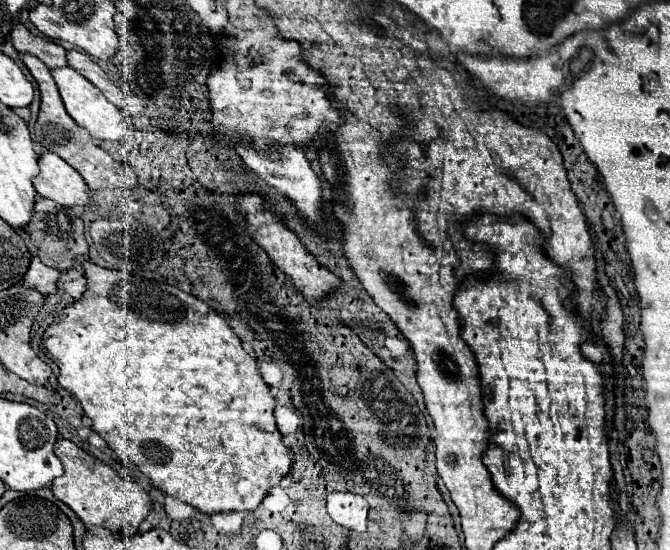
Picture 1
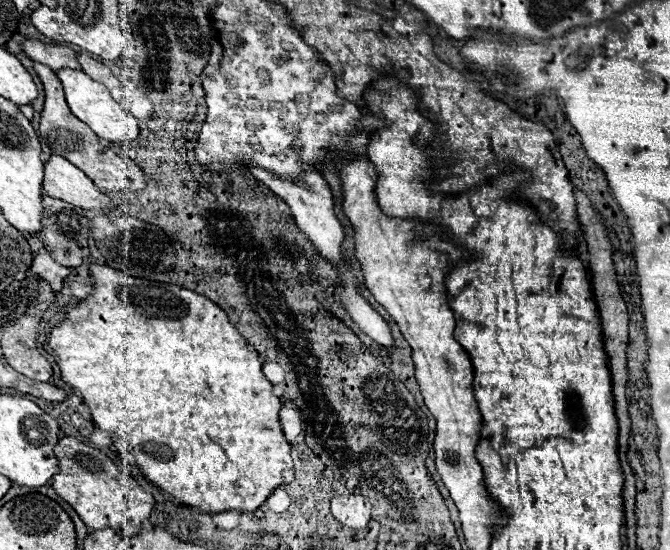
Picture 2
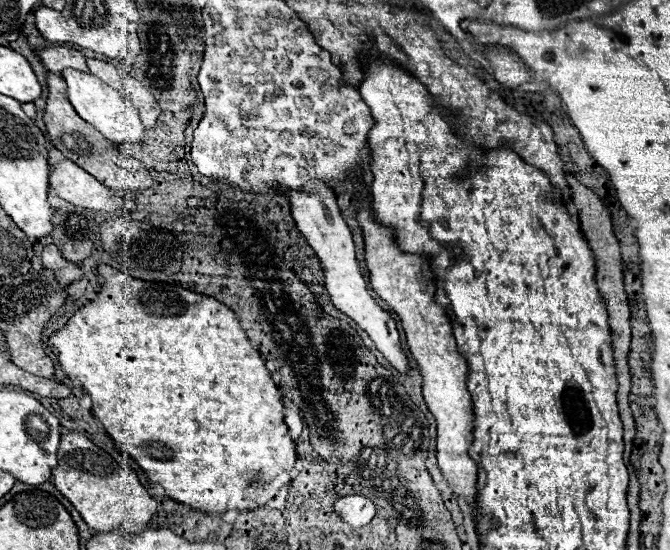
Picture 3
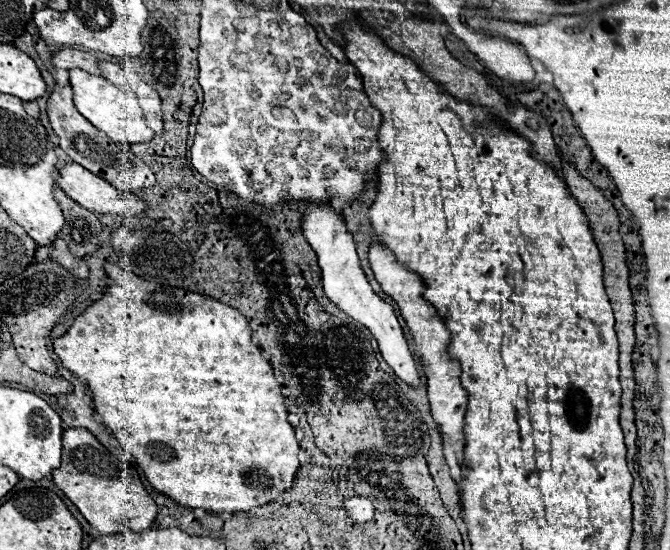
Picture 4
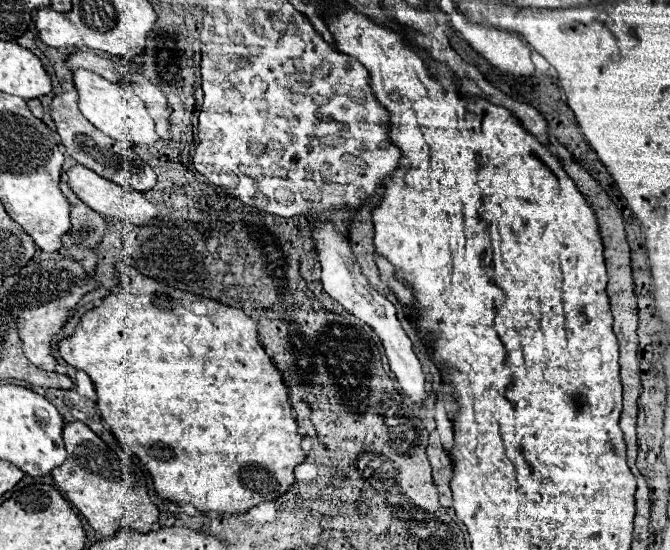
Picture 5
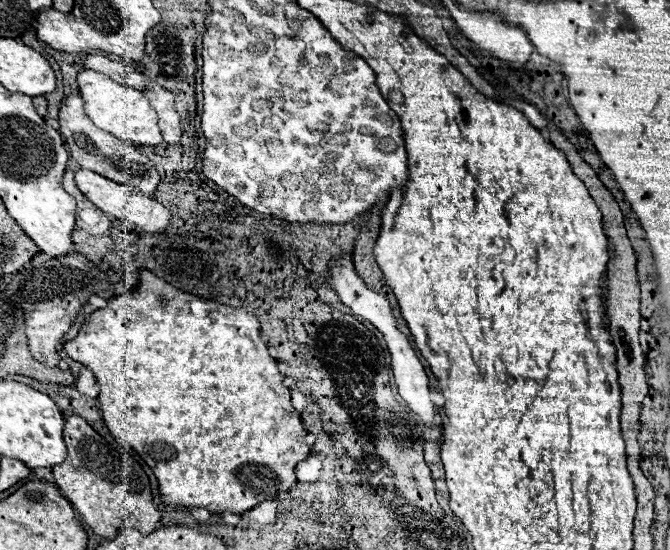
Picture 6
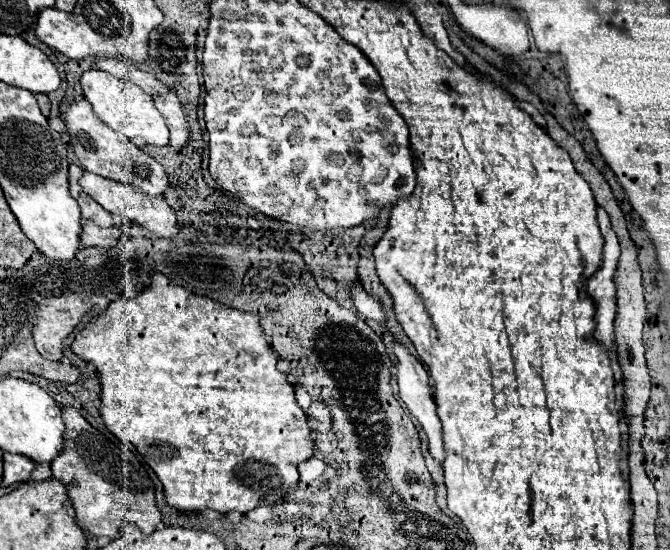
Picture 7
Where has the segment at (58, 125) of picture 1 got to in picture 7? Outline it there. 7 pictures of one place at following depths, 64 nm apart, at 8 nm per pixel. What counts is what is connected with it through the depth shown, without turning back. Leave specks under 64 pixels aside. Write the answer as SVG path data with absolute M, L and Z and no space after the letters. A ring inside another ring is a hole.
M76 100L74 104L70 104L70 108L66 110L66 126L72 138L70 144L76 156L80 158L84 170L90 170L110 180L134 184L150 196L160 196L170 188L170 178L164 166L158 164L154 158L150 158L146 152L142 152L132 140L120 136L110 126L102 124L86 100Z

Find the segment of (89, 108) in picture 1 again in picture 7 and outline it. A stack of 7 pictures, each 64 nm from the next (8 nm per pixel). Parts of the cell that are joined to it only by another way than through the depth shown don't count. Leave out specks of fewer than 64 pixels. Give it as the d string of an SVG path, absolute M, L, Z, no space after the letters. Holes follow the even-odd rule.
M88 70L80 78L84 98L92 104L94 112L100 116L102 122L106 122L110 128L118 130L122 136L134 140L134 142L144 142L152 146L168 146L170 132L166 128L166 122L162 114L156 108L156 102L150 94L146 94L142 88L132 84L130 80L116 78L108 72L102 70Z

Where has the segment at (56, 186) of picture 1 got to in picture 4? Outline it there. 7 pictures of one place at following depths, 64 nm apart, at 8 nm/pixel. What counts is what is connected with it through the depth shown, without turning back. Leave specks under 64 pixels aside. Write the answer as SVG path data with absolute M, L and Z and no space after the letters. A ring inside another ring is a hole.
M72 162L58 170L60 176L56 184L80 206L96 214L118 214L124 220L140 218L146 212L146 202L142 202L132 192L118 192L112 184L106 184L100 176Z

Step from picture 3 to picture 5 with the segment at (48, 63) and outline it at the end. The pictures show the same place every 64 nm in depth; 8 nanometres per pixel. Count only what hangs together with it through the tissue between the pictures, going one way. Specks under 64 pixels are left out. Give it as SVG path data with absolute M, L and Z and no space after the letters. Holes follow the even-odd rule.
M76 52L72 54L68 60L66 60L66 66L76 70L76 68L86 68L86 70L92 70L100 76L106 76L106 80L112 80L112 82L120 82L120 76L116 74L116 68L114 68L114 62L98 56L98 54L90 54L90 52Z

